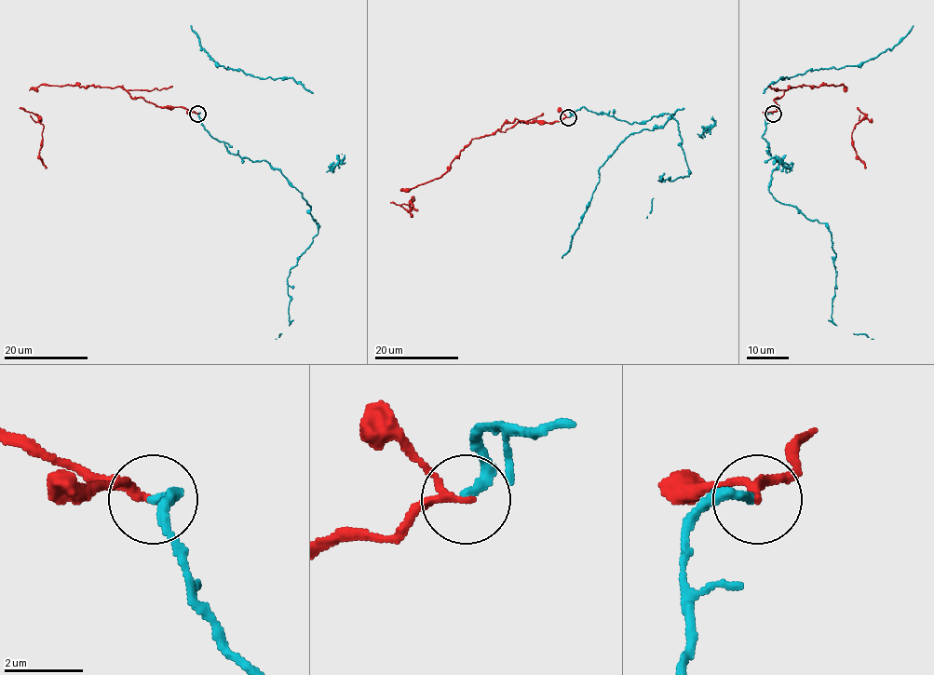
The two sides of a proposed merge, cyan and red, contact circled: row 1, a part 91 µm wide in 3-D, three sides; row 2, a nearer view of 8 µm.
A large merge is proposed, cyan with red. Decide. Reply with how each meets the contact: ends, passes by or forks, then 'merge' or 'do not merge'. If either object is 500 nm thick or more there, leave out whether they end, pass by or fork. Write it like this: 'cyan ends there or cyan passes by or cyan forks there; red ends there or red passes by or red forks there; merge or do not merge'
cyan ends there; red passes by; merge

